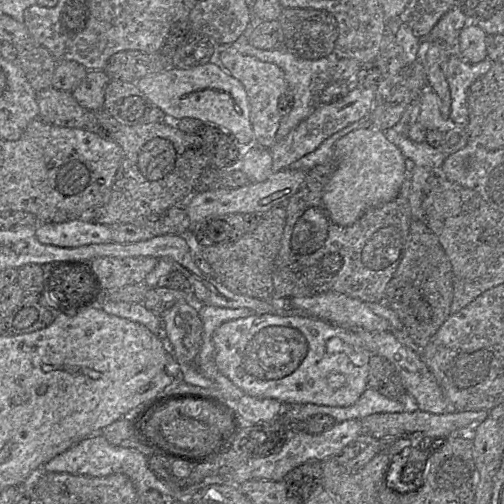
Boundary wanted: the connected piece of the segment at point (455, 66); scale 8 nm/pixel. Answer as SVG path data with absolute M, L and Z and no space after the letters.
M460 54L450 56L446 65L446 75L452 94L450 122L453 126L467 126L469 88L480 76L490 70L493 62L486 58L473 64L464 60Z

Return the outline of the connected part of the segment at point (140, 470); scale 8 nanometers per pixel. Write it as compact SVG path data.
M102 434L91 436L73 445L66 451L58 454L44 466L47 472L62 472L72 475L104 477L112 474L124 474L134 484L138 497L149 490L157 490L169 500L190 501L193 494L207 485L220 485L230 483L231 467L221 467L215 475L208 476L202 481L188 486L180 487L170 481L160 479L149 467L148 457L134 448L124 448L111 445Z

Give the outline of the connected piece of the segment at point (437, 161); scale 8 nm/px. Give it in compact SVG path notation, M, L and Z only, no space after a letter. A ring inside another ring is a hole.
M393 128L384 131L386 137L392 141L407 159L412 159L417 166L426 168L441 168L447 155L442 148L435 148L427 141L414 142L407 134L398 134Z

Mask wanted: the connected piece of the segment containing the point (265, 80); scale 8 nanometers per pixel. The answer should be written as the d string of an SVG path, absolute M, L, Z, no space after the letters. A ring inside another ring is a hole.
M231 46L221 47L218 59L222 67L243 84L247 92L254 144L270 149L277 142L277 132L283 116L289 111L288 107L294 104L283 71L276 64L239 53Z

